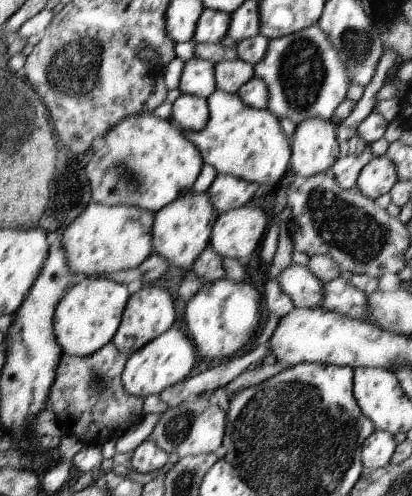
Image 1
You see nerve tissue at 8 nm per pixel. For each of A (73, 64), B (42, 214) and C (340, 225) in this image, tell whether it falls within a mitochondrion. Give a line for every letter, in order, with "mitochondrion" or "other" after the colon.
A: mitochondrion
B: other
C: mitochondrion

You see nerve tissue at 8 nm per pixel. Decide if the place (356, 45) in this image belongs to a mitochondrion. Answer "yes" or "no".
yes

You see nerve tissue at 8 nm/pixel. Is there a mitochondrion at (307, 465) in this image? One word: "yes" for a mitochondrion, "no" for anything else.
yes

